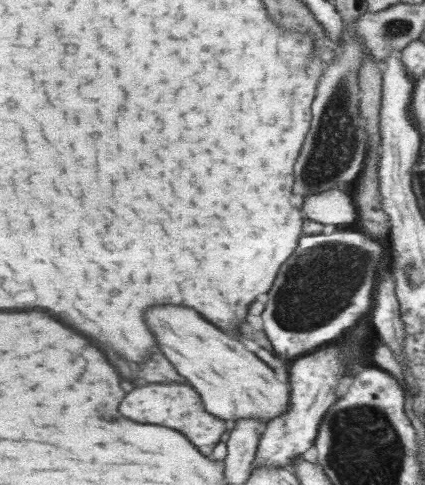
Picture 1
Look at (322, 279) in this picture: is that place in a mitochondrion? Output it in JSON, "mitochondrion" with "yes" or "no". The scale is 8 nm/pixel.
{"mitochondrion":"yes"}

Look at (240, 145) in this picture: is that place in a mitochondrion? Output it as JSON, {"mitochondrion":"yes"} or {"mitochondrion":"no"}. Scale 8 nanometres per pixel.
{"mitochondrion":"no"}

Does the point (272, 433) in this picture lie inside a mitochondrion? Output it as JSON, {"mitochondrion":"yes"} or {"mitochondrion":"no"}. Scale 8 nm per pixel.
{"mitochondrion":"no"}

